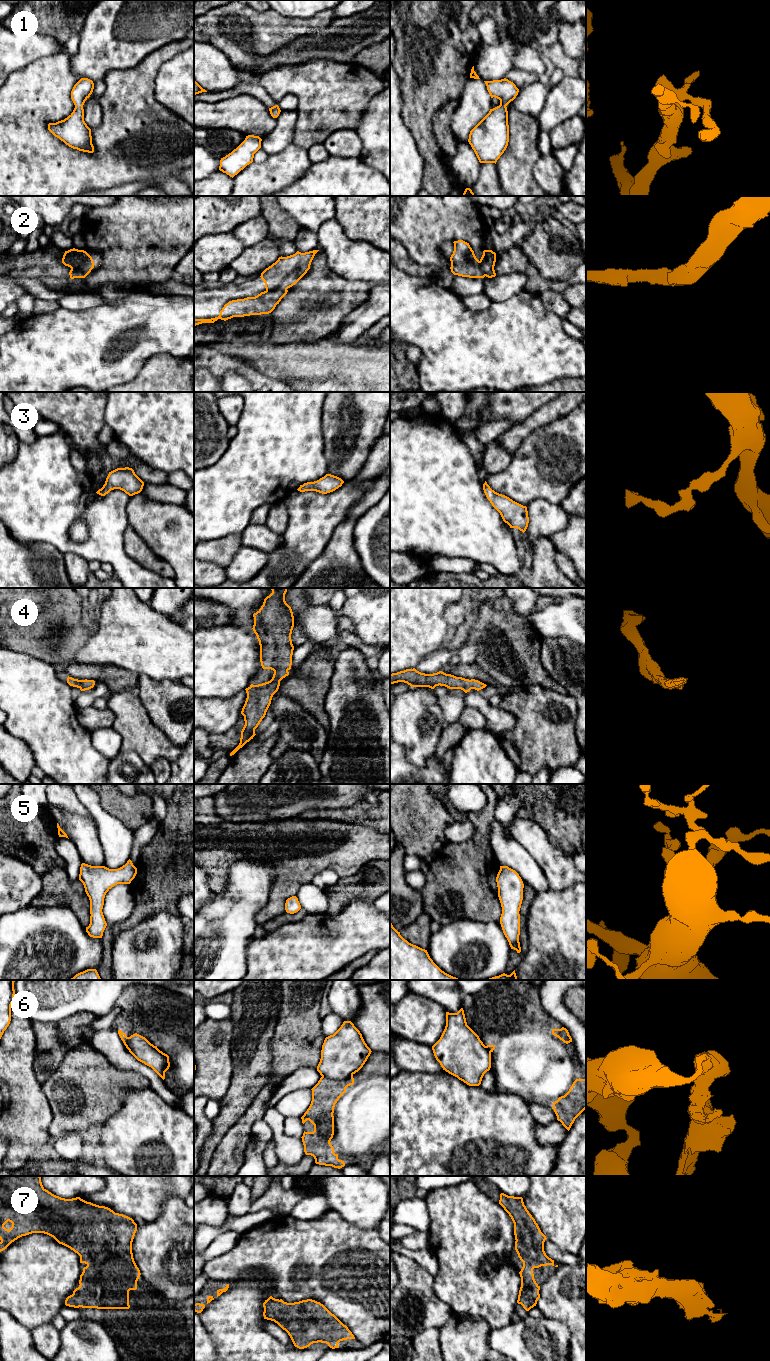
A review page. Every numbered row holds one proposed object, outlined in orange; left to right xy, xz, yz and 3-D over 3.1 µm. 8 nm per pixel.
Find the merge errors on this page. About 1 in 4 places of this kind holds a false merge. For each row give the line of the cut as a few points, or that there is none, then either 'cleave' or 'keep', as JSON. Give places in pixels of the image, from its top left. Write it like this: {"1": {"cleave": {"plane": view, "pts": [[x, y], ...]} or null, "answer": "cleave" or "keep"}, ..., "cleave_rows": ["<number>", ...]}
{"1": {"cleave": null, "answer": "keep"}, "2": {"cleave": null, "answer": "keep"}, "3": {"cleave": null, "answer": "keep"}, "4": {"cleave": null, "answer": "keep"}, "5": {"cleave": null, "answer": "keep"}, "6": {"cleave": {"plane": "xz", "pts": [[322, 1075], [333, 1079], [347, 1079], [352, 1076]]}, "answer": "cleave"}, "7": {"cleave": null, "answer": "keep"}, "cleave_rows": ["6"]}

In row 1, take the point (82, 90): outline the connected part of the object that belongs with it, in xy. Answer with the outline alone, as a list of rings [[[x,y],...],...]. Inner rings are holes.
[[[81,78],[71,91],[71,99],[75,105],[73,112],[64,120],[49,123],[48,130],[66,145],[79,151],[93,153],[91,129],[84,121],[83,105],[90,97],[94,83],[88,78]]]

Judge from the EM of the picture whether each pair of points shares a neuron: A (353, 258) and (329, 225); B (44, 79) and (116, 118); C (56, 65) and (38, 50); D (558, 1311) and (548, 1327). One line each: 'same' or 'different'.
A: same
B: same
C: different
D: different

